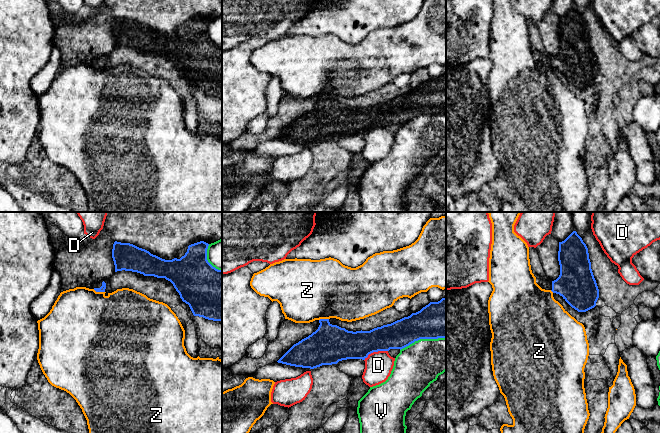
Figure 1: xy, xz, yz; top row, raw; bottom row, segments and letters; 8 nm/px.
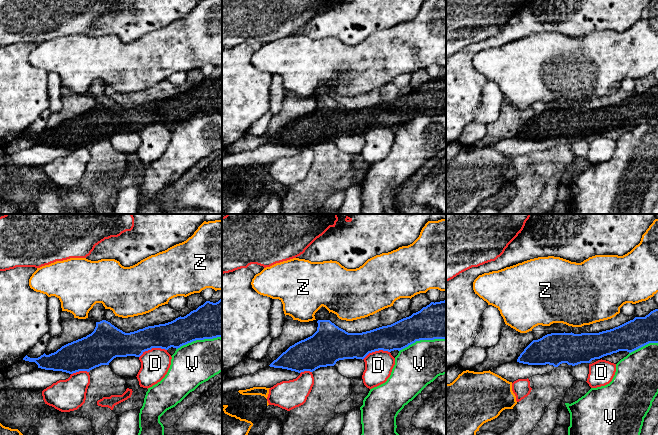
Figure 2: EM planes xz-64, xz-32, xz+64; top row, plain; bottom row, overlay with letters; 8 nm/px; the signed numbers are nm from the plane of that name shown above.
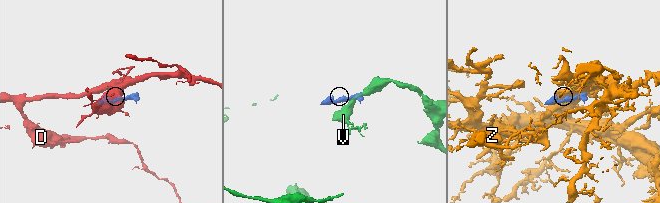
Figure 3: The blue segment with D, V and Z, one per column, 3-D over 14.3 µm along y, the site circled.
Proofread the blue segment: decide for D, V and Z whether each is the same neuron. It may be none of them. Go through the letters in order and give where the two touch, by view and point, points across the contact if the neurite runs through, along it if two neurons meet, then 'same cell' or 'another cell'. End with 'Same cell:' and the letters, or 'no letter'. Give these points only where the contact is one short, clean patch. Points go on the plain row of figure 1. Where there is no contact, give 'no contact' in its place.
D: contact xz (375, 127); another cell
V: contact xz (422, 114); another cell
Z: contact xy (99, 67); another cell
Same cell: no letter

